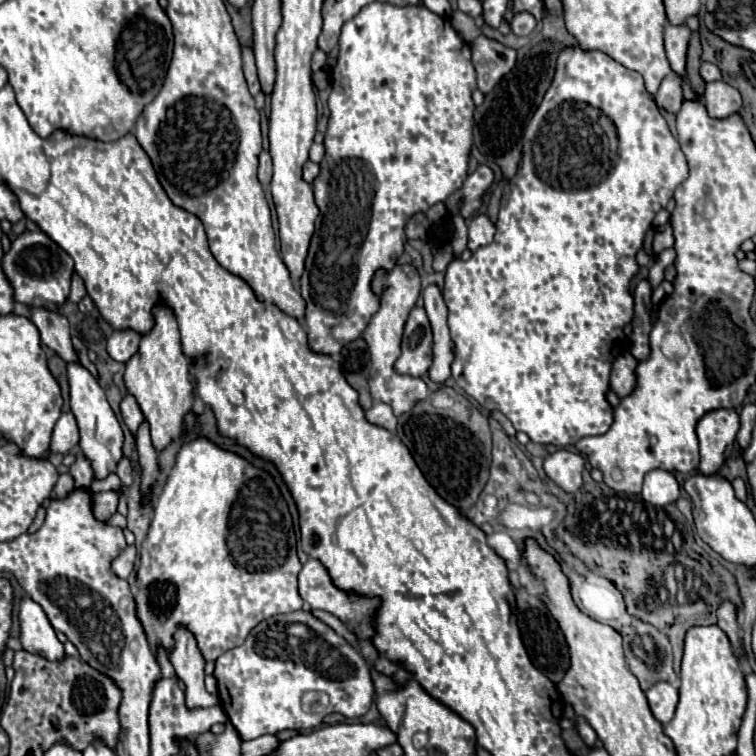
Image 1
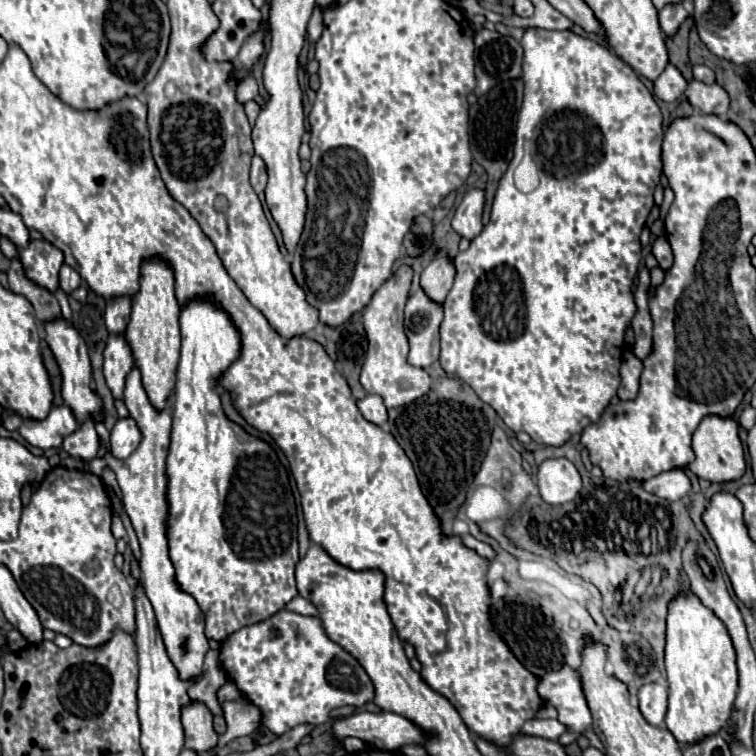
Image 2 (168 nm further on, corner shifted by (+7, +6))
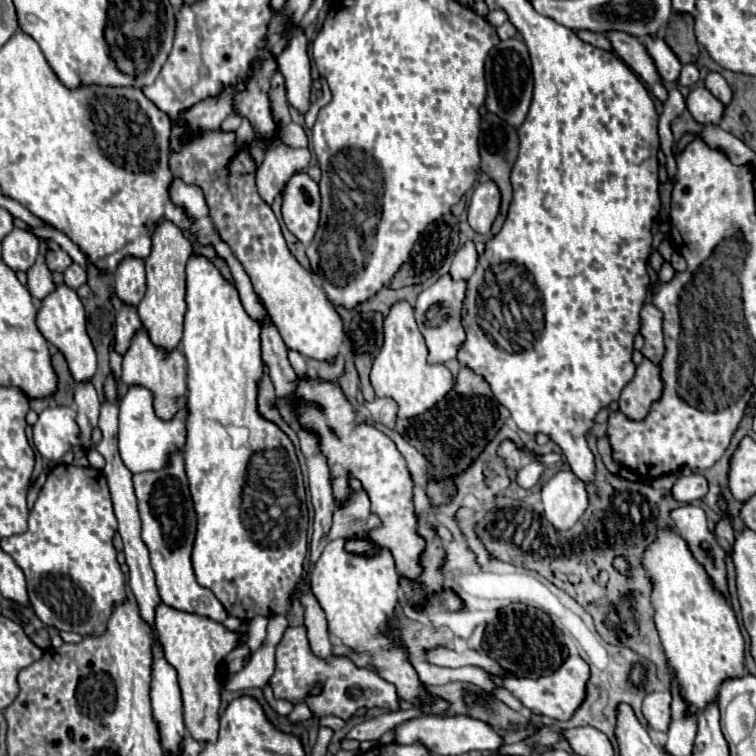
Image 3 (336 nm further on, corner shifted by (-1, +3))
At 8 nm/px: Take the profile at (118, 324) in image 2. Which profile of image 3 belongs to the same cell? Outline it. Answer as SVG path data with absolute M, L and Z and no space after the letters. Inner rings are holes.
M124 258L116 270L116 298L126 306L138 306L146 292L144 260Z

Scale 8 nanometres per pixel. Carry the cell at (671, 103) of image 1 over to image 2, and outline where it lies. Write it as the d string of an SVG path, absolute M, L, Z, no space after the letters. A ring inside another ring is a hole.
M668 63L666 69L664 69L664 73L654 81L656 95L658 95L662 101L668 101L668 103L672 103L672 101L676 101L678 97L682 97L684 91L686 91L686 85L688 85L688 83L686 83L684 75L682 75L672 63Z

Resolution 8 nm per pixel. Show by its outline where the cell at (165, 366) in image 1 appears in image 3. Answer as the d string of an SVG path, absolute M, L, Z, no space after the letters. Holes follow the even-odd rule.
M162 222L152 238L152 252L146 258L146 296L138 304L138 316L154 346L172 352L180 346L184 312L186 312L186 262L194 244L172 222Z

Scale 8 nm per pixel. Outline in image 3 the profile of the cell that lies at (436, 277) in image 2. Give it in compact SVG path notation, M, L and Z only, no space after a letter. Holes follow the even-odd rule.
M466 242L462 248L458 248L458 252L454 254L452 266L450 266L450 276L452 280L468 280L472 276L472 270L476 268L476 248L472 242Z

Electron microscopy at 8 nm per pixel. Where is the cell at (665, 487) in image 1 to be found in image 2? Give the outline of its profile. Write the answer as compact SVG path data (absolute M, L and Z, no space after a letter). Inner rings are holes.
M666 471L666 473L660 473L648 481L642 483L646 491L662 497L662 499L668 499L668 501L678 501L682 497L688 495L690 491L690 479L686 477L684 471Z

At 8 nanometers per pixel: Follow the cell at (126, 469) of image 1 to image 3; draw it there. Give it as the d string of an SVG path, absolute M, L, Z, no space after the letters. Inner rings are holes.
M130 386L128 394L120 402L120 432L118 432L118 450L126 468L134 474L146 470L160 470L166 464L166 456L172 450L184 448L186 434L186 410L176 414L174 420L164 422L156 418L152 408L152 394L142 386Z

